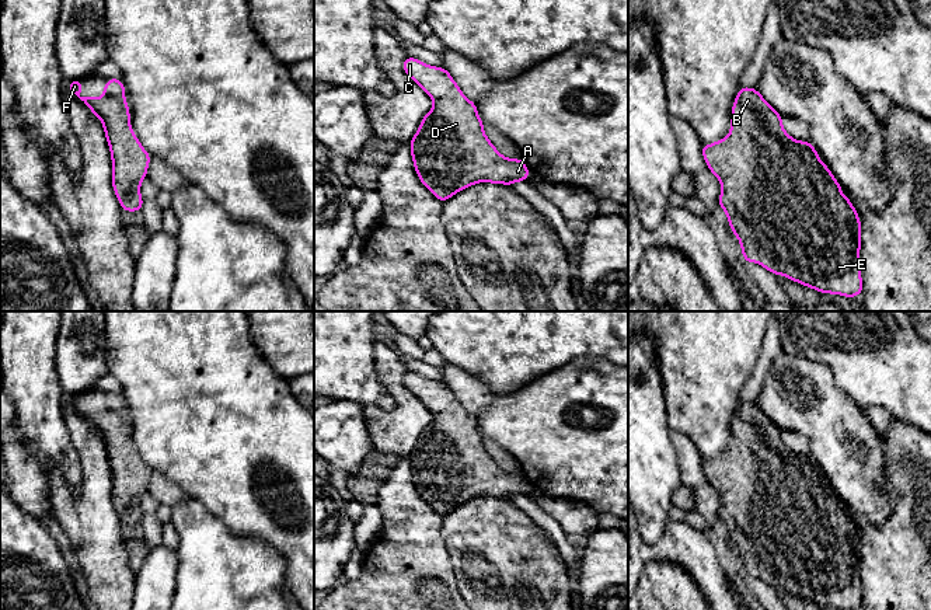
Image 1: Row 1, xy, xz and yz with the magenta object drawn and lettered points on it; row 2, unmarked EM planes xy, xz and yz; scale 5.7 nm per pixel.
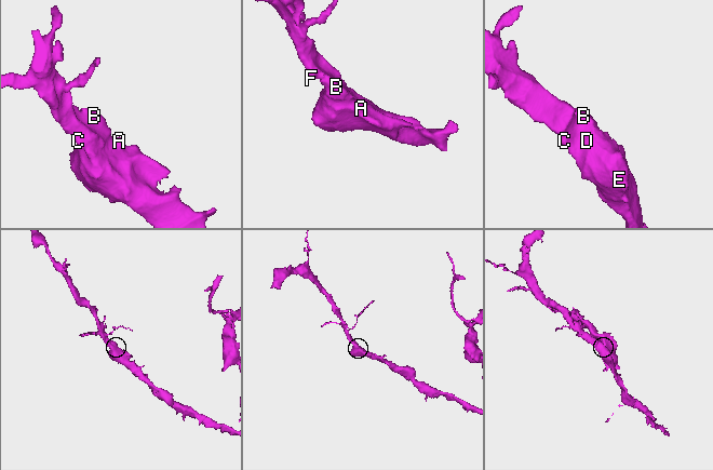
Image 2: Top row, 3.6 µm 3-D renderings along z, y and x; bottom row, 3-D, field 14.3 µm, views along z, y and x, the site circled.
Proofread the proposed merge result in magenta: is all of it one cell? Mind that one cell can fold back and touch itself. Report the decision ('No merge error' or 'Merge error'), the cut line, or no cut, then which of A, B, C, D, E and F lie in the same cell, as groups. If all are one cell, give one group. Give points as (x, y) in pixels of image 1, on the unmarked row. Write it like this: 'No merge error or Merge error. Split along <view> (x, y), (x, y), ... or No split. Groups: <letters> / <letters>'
No merge error. No split. Groups: A B C D E F

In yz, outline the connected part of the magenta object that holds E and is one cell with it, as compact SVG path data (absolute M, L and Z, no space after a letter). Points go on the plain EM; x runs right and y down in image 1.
M742 401L732 419L730 446L725 453L702 459L702 471L709 485L721 495L718 519L728 530L729 541L738 551L746 576L756 576L820 607L858 610L862 607L859 581L861 536L851 515L820 477L810 456L791 452L782 442L782 431L756 402Z

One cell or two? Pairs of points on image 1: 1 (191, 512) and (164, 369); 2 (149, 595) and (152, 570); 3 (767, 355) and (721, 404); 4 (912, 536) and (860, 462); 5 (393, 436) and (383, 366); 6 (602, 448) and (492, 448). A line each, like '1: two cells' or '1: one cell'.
1: two cells
2: one cell
3: two cells
4: two cells
5: one cell
6: two cells

